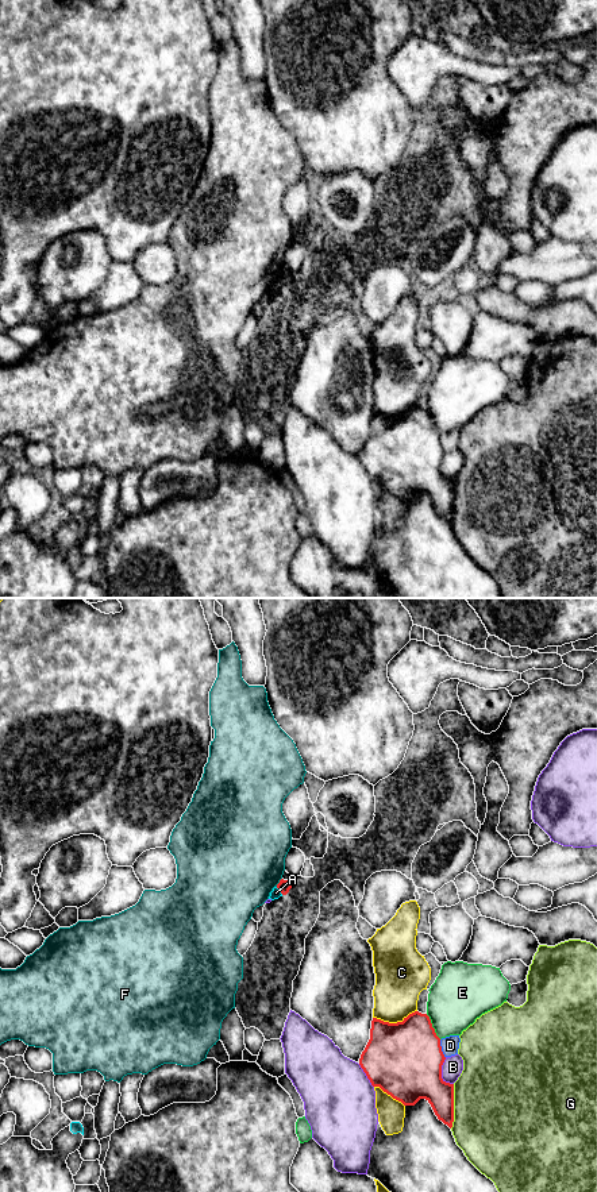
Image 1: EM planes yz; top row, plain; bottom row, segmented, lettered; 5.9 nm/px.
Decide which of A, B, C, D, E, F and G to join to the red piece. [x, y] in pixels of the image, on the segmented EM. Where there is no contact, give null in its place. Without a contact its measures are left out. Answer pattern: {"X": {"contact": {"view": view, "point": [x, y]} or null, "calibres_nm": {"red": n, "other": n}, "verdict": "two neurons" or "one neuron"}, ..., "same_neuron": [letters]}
{"A": {"contact": {"view": "yz", "point": [280, 890]}, "calibres_nm": {"red": 80, "other": 60}, "verdict": "two neurons"}, "B": {"contact": {"view": "yz", "point": [440, 1073]}, "calibres_nm": {"red": 440, "other": 120}, "verdict": "two neurons"}, "C": {"contact": {"view": "yz", "point": [395, 1023]}, "calibres_nm": {"red": 440, "other": 280}, "verdict": "two neurons"}, "D": {"contact": {"view": "yz", "point": [440, 1049]}, "calibres_nm": {"red": 440, "other": 110}, "verdict": "two neurons"}, "E": {"contact": {"view": "yz", "point": [431, 1026]}, "calibres_nm": {"red": 440, "other": 340}, "verdict": "two neurons"}, "F": {"contact": {"view": "yz", "point": [280, 882]}, "calibres_nm": {"red": 80, "other": 480}, "verdict": "two neurons"}, "G": {"contact": {"view": "yz", "point": [453, 1106]}, "calibres_nm": {"red": 240, "other": 500}, "verdict": "two neurons"}, "same_neuron": []}

